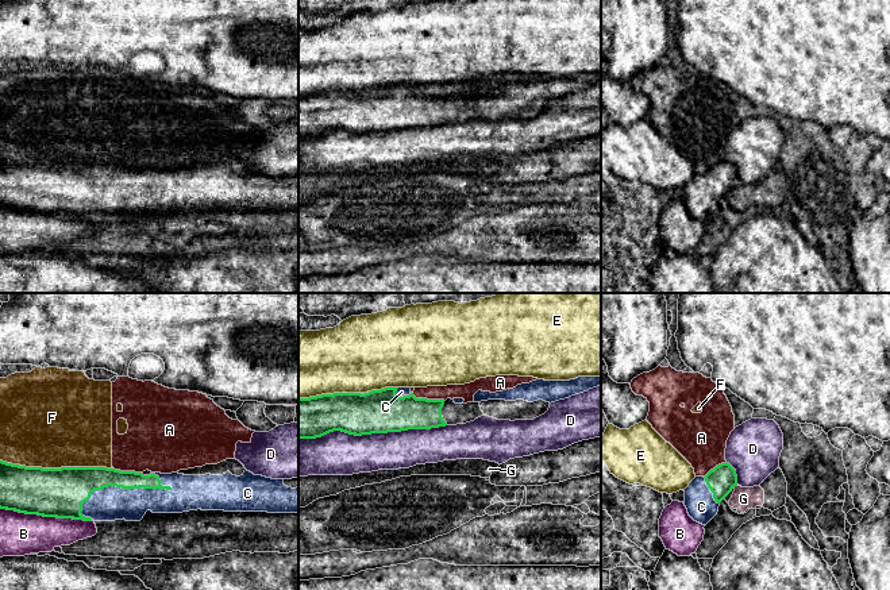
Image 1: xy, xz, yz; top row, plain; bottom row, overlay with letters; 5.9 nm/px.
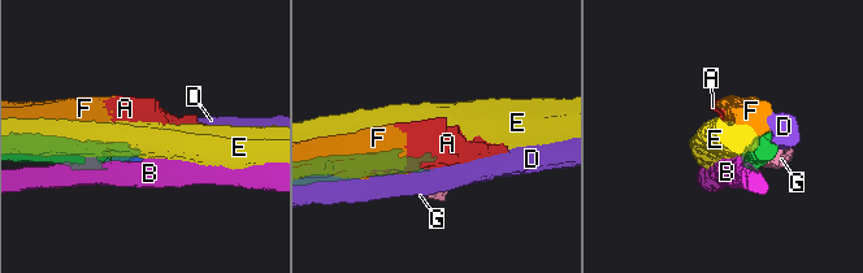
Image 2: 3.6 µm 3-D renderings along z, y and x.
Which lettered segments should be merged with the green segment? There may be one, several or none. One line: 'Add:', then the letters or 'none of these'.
Add: C

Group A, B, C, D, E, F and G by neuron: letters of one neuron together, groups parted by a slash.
A F / B / C / D / E / G

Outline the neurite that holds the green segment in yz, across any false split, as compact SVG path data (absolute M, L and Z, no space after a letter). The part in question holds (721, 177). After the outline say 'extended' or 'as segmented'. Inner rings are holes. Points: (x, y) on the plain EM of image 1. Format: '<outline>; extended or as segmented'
M727 159L716 163L705 174L696 174L683 188L683 201L689 213L706 223L735 184L737 184L736 167Z; extended

